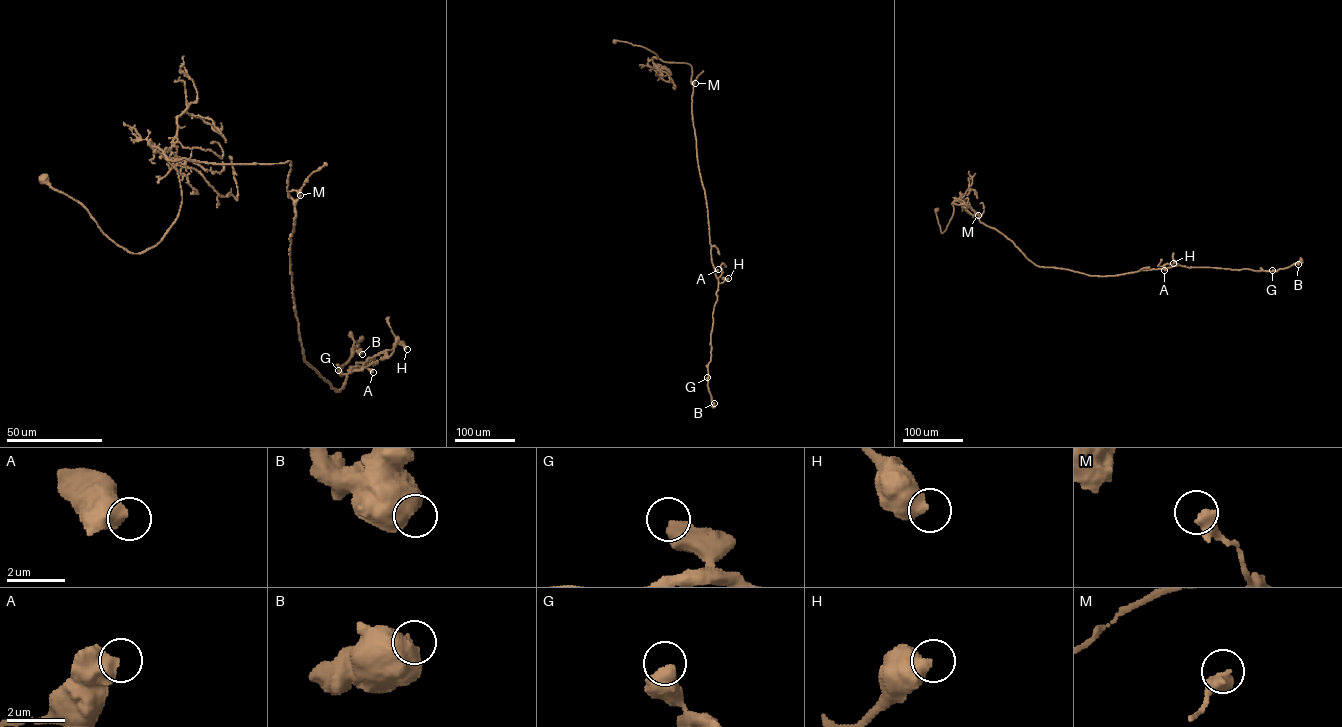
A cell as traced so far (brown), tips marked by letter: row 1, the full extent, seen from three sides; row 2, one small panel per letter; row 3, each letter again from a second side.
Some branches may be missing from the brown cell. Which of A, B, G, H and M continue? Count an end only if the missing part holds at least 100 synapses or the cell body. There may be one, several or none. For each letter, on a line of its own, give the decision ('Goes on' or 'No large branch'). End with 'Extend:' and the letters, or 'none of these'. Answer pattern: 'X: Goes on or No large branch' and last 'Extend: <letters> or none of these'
A: No large branch
B: No large branch
G: No large branch
H: No large branch
M: No large branch
Extend: none of these

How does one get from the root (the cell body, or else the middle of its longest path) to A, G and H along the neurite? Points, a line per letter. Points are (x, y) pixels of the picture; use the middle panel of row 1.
A: (614, 41), (691, 66), (698, 167), (711, 261), (718, 269)
G: (614, 41), (641, 46), (656, 59), (654, 57), (691, 67), (697, 160), (711, 261), (718, 282), (707, 377)
H: (614, 41), (691, 66), (692, 118), (711, 261), (718, 282), (728, 278)

